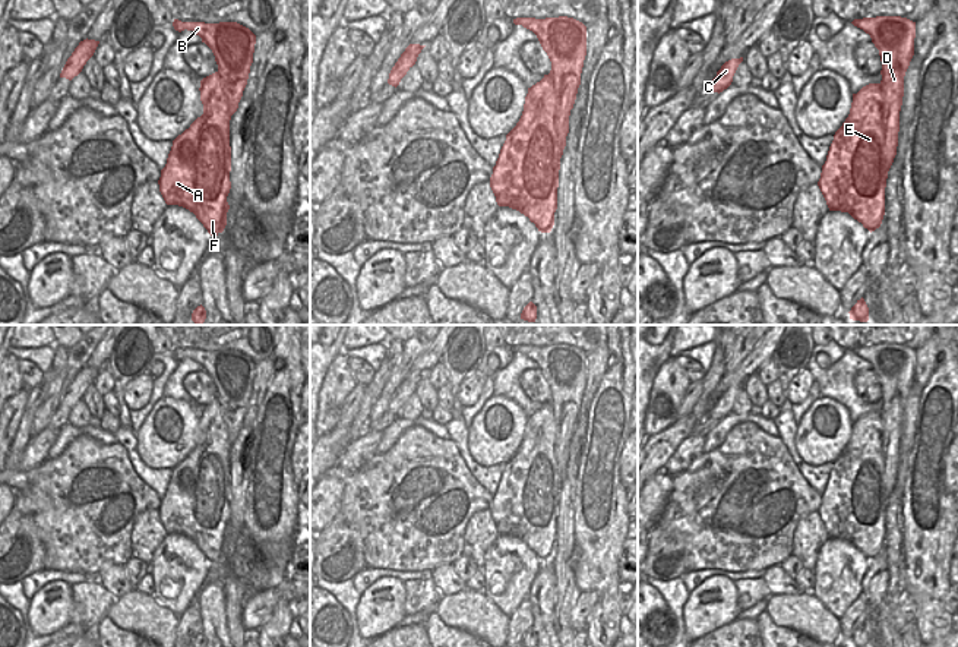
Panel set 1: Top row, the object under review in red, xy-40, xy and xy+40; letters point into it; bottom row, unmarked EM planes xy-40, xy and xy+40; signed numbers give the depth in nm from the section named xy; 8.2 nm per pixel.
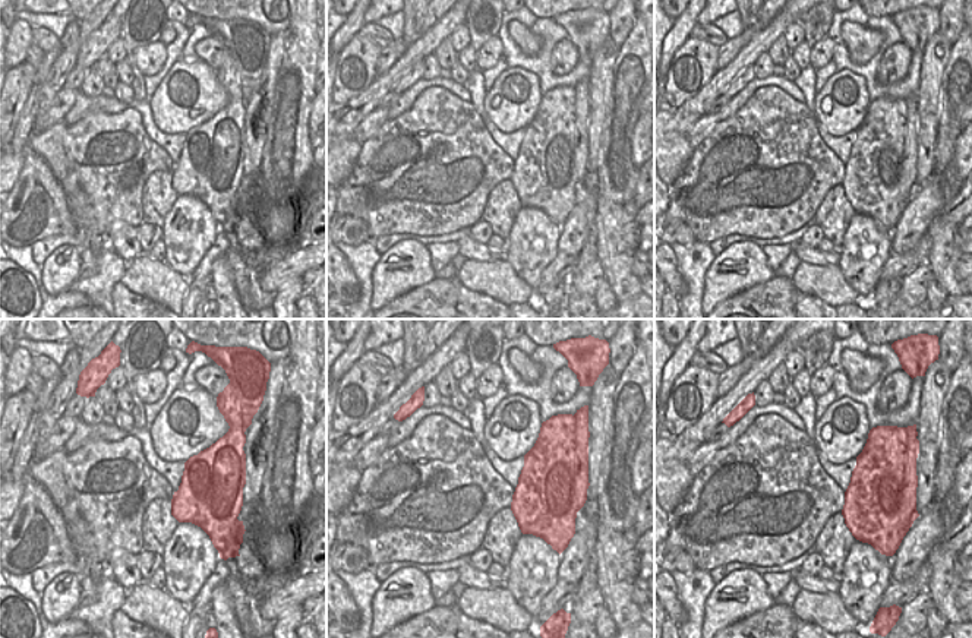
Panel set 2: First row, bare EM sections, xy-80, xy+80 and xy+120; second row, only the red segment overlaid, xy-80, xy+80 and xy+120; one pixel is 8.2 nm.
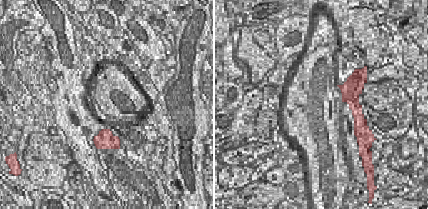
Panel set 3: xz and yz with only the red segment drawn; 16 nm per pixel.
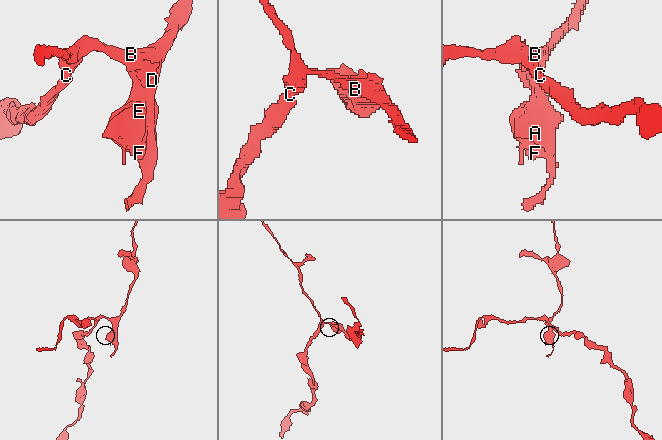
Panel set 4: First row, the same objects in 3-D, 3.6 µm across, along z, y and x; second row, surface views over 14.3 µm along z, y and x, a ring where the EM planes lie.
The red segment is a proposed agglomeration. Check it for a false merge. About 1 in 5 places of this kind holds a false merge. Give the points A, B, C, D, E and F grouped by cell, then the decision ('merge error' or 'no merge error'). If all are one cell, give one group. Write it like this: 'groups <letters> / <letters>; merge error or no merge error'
groups A C E F / B D; merge error

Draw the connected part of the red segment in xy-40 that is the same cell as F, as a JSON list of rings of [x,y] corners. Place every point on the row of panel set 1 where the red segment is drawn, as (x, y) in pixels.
[[[218,72],[203,78],[199,91],[203,114],[173,141],[158,184],[167,205],[189,209],[218,236],[230,209],[231,116]]]

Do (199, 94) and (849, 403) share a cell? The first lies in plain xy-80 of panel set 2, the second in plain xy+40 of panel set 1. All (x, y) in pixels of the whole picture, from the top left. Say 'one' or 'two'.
two

